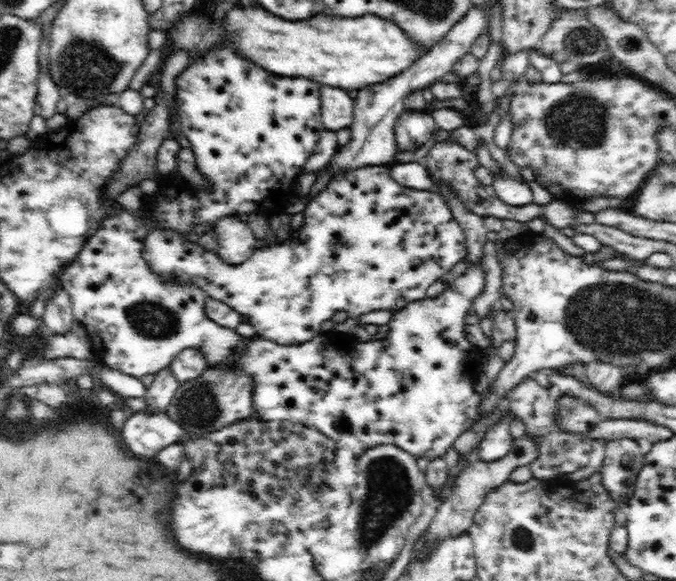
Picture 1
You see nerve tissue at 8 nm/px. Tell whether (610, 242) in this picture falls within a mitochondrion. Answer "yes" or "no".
no

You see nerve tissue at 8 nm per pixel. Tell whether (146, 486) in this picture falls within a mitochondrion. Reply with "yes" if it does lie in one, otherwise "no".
yes

